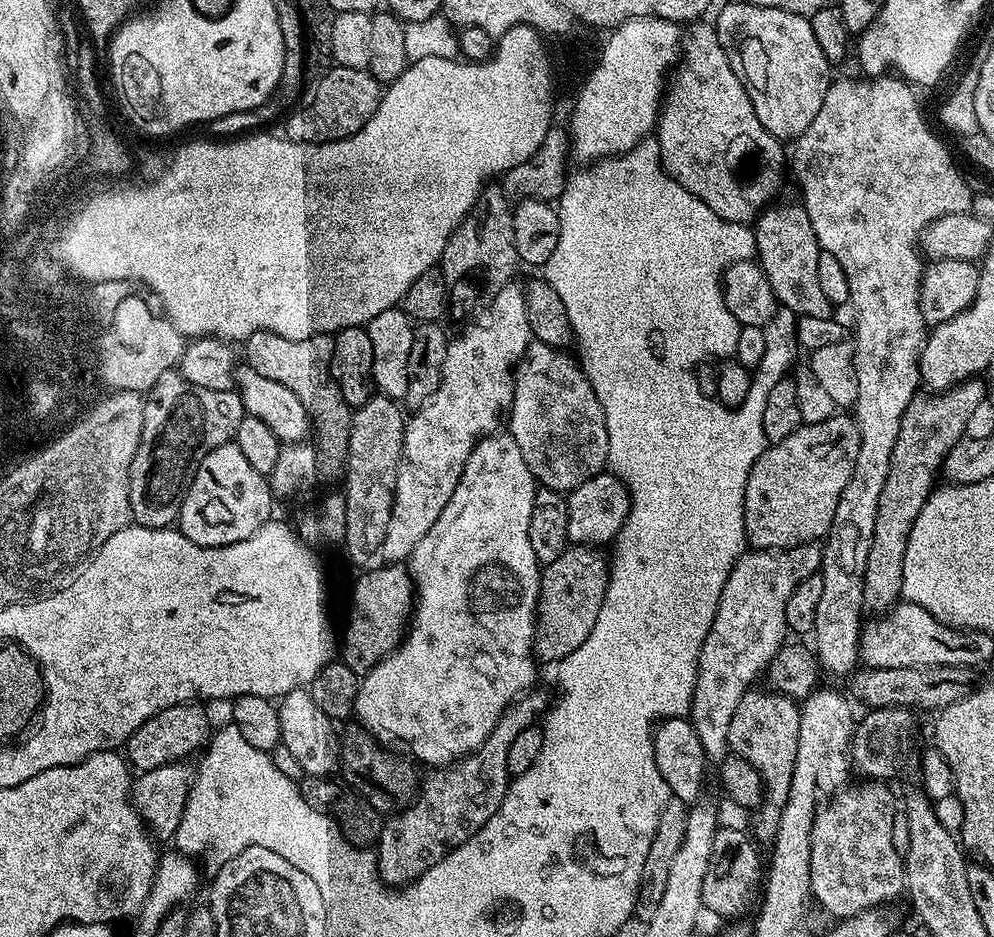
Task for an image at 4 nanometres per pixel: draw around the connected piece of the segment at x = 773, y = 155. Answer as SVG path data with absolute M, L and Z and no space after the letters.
M696 22L691 25L692 33L682 40L682 55L667 81L660 118L656 122L654 138L660 144L660 161L668 176L674 178L690 194L694 194L718 218L735 224L751 225L756 217L777 199L784 184L786 172L785 145L777 140L754 114L754 106L746 94L743 82L734 74L726 50L718 42L718 34L711 23Z

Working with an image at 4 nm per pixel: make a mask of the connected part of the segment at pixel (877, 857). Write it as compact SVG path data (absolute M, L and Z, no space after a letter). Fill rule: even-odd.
M868 778L865 784L849 783L840 789L817 811L812 827L812 846L810 848L810 874L812 895L820 904L836 916L837 921L849 920L871 908L878 908L892 902L896 895L905 891L904 856L894 846L894 818L898 815L898 800L892 797L887 783L876 778Z

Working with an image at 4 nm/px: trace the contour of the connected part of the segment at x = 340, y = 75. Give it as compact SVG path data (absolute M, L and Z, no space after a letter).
M333 66L318 82L318 86L314 86L314 94L304 96L302 103L287 113L283 121L283 135L294 142L307 144L325 144L350 138L358 134L358 130L362 130L370 118L374 118L381 95L382 85L373 78L371 72L362 68Z

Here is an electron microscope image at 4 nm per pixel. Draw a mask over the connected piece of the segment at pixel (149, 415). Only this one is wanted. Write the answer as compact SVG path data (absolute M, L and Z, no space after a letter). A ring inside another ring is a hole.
M176 370L162 374L162 378L158 378L158 382L154 382L154 386L144 396L142 438L134 454L134 462L130 462L128 485L132 520L143 528L167 528L175 525L179 521L180 507L202 458L206 458L210 450L235 441L238 422L242 422L244 415L244 403L239 391L206 390L190 382Z

